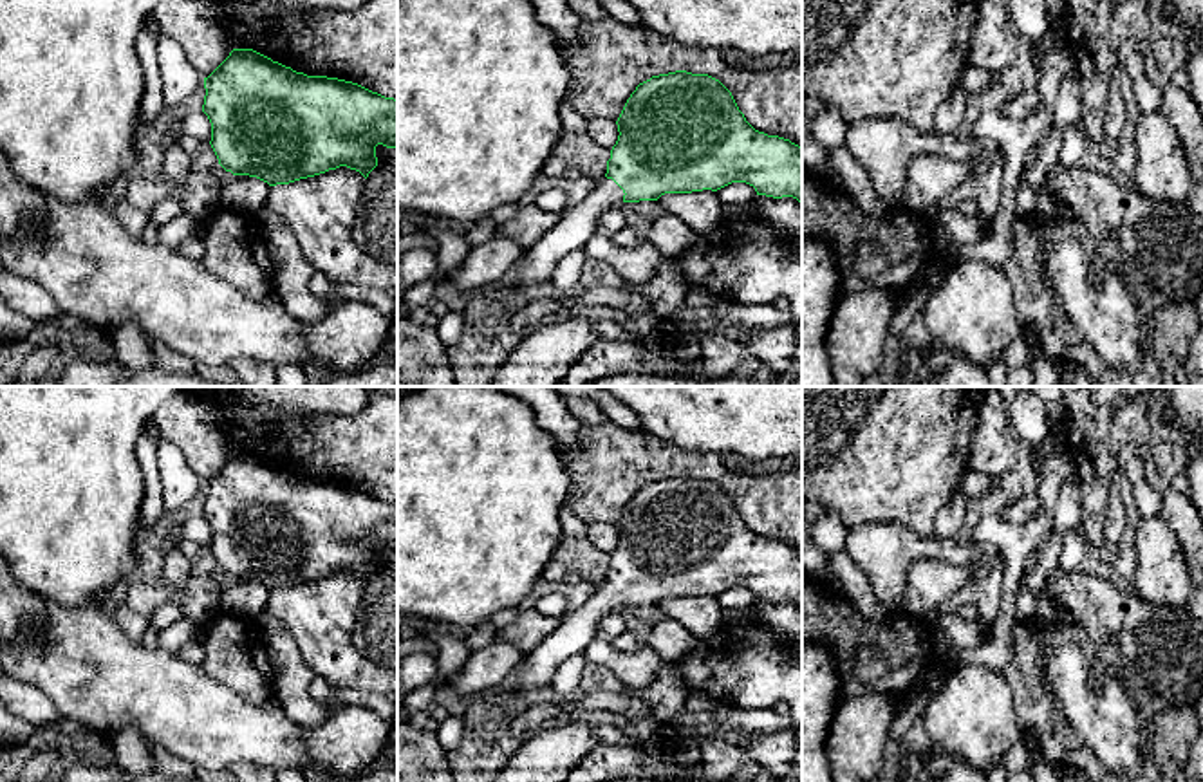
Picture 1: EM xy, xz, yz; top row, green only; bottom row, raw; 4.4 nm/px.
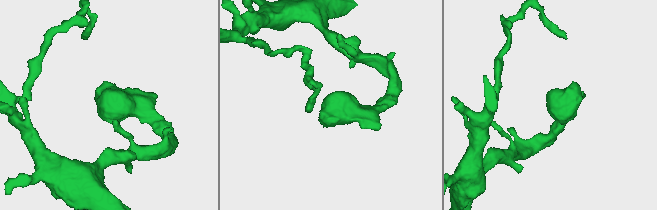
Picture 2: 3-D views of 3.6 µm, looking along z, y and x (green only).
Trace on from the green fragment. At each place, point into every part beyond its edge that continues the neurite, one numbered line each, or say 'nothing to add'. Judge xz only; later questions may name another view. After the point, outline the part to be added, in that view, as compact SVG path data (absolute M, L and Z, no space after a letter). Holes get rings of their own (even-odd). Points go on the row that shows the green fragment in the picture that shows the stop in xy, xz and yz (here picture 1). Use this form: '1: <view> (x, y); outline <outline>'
1: xz (577, 224); outline M612 179L594 182L592 191L576 206L560 213L558 222L529 249L518 267L517 287L549 285L556 265L596 235L598 219L623 202L623 190Z

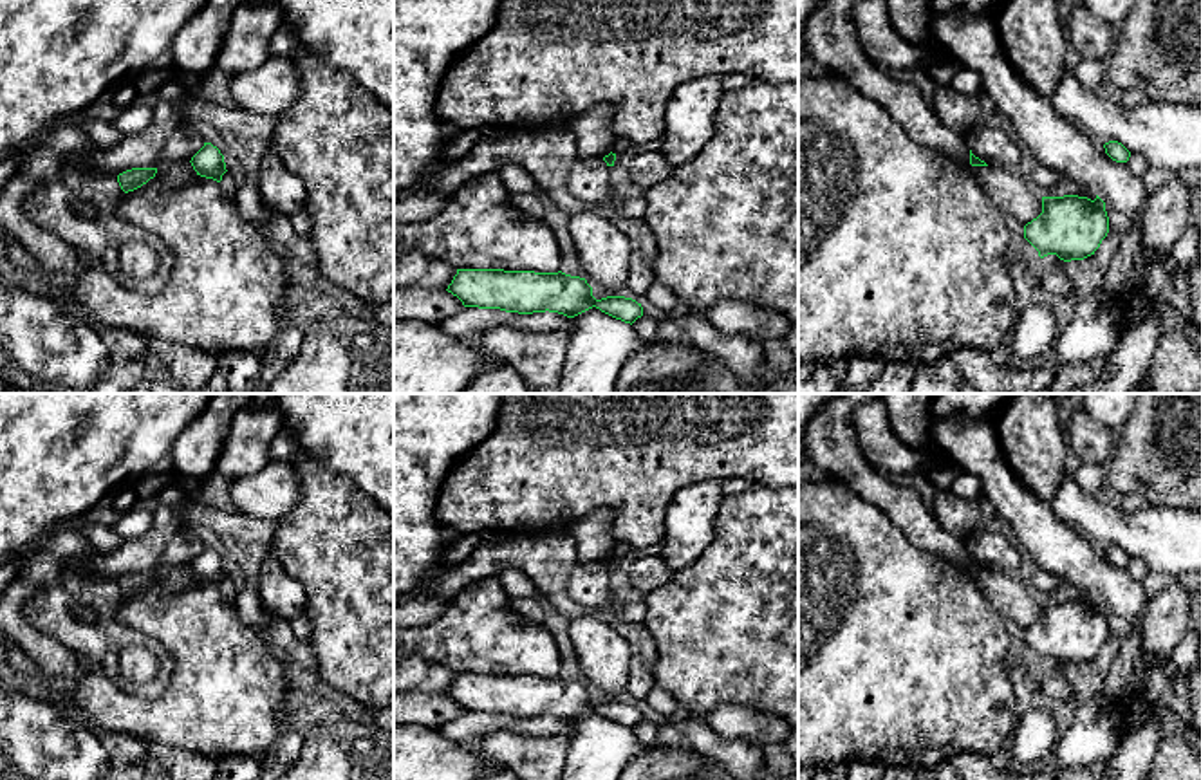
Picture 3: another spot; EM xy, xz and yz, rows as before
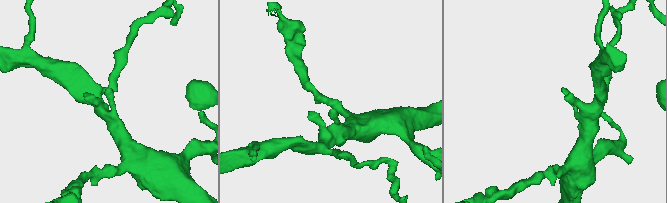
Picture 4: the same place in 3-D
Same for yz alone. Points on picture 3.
nothing to add

